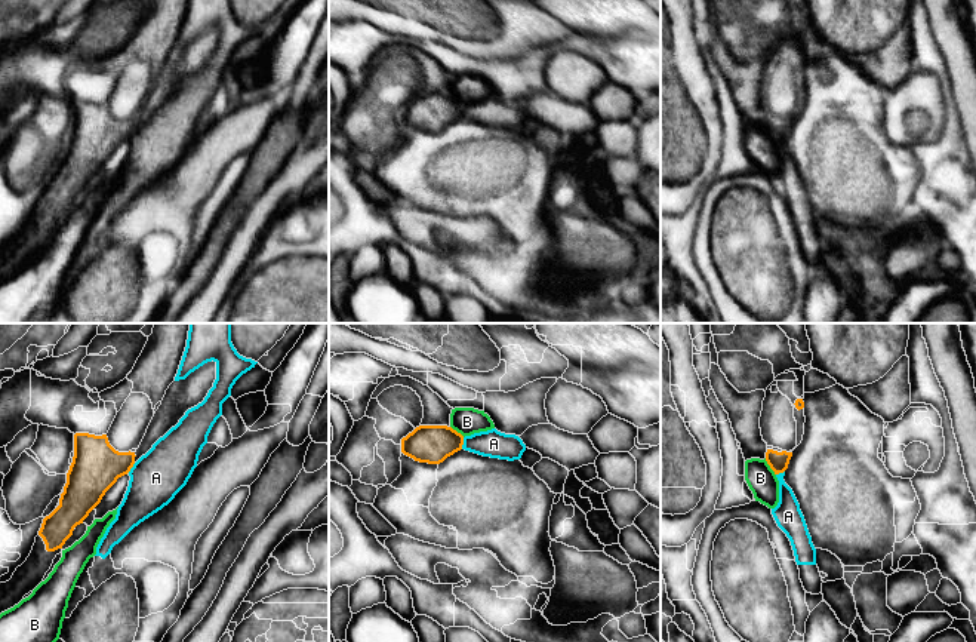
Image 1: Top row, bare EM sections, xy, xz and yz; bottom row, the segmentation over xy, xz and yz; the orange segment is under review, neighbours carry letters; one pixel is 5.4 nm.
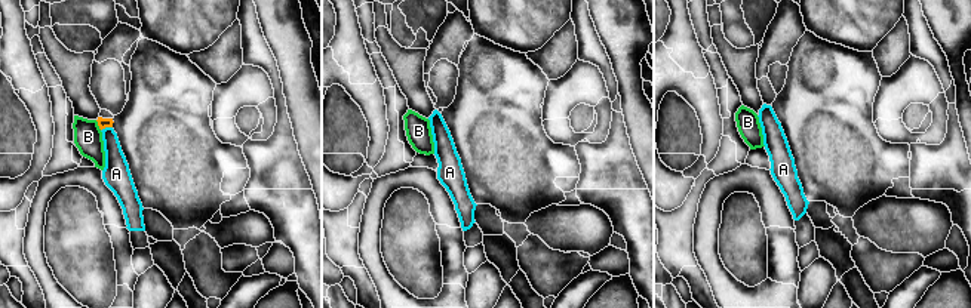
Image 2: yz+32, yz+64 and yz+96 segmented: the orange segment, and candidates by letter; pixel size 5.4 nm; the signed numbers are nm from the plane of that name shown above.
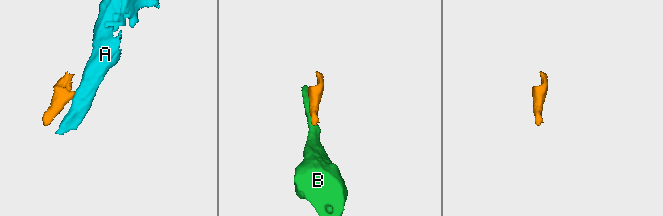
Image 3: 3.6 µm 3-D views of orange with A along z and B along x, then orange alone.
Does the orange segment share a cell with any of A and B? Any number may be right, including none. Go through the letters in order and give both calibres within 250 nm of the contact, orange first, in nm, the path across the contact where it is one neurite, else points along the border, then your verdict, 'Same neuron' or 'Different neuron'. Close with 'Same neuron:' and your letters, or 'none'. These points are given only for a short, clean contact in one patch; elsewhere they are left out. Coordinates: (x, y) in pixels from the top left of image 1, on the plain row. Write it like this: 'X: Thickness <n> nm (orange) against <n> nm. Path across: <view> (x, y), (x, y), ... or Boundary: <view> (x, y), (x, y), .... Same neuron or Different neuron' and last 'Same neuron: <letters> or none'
A: Thickness 200 nm (orange) against 150 nm. Boundary: xz (464, 106), (461, 116). Different neuron
B: Thickness 110 nm (orange) against 160 nm. Different neuron
Same neuron: none

